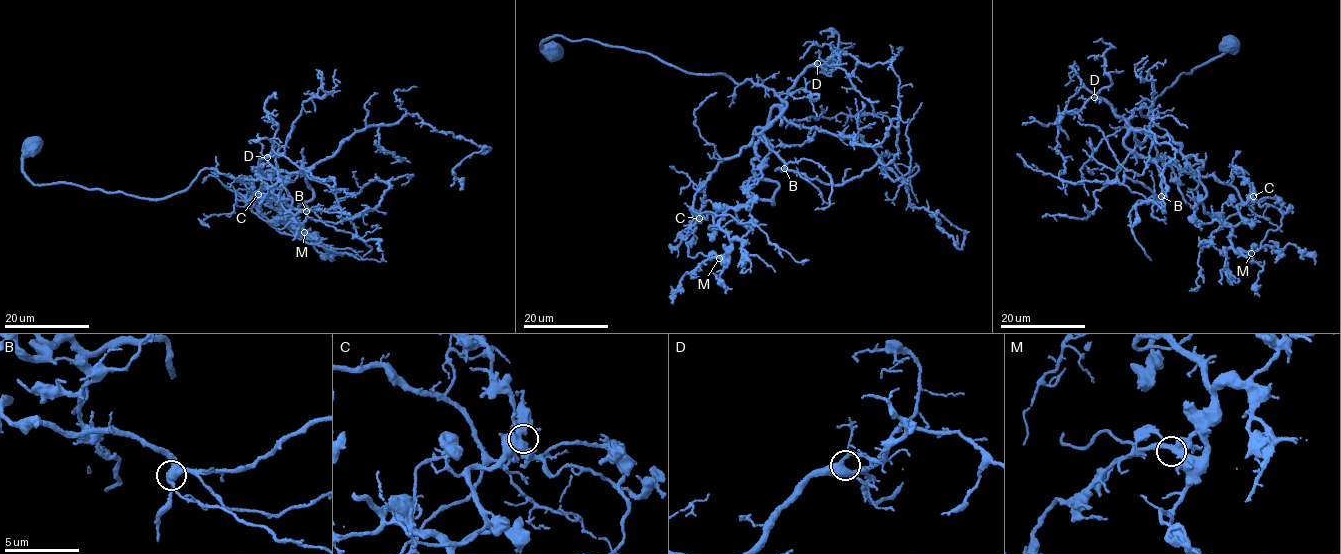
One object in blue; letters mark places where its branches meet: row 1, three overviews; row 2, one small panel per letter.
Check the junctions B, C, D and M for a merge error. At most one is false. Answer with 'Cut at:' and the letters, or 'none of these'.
Cut at: none of these

